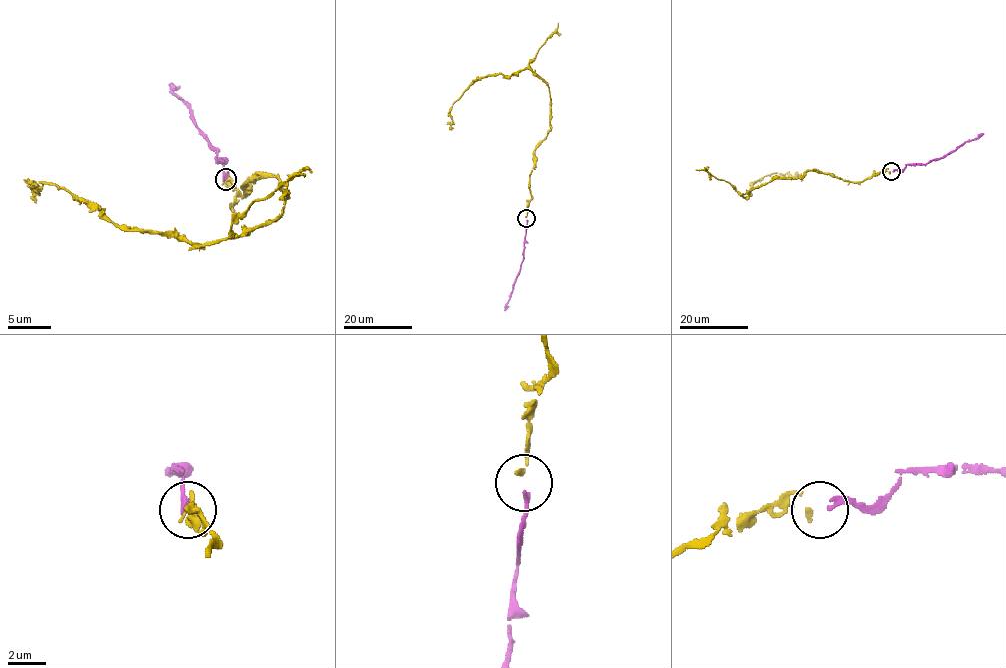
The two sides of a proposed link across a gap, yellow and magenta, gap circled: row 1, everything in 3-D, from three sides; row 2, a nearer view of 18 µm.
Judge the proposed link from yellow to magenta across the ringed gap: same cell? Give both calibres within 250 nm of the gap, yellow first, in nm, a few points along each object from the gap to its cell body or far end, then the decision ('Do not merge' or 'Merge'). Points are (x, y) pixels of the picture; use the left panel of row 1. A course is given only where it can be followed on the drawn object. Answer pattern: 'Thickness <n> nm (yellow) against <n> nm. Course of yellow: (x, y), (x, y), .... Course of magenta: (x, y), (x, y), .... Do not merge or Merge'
Thickness 170 nm (yellow) against 200 nm. Course of yellow: (225, 179), (232, 205), (275, 177), (280, 216), (191, 244), (124, 231), (65, 188), (39, 182), (35, 203). Course of magenta: (225, 179), (221, 162), (199, 134), (171, 82). Merge

